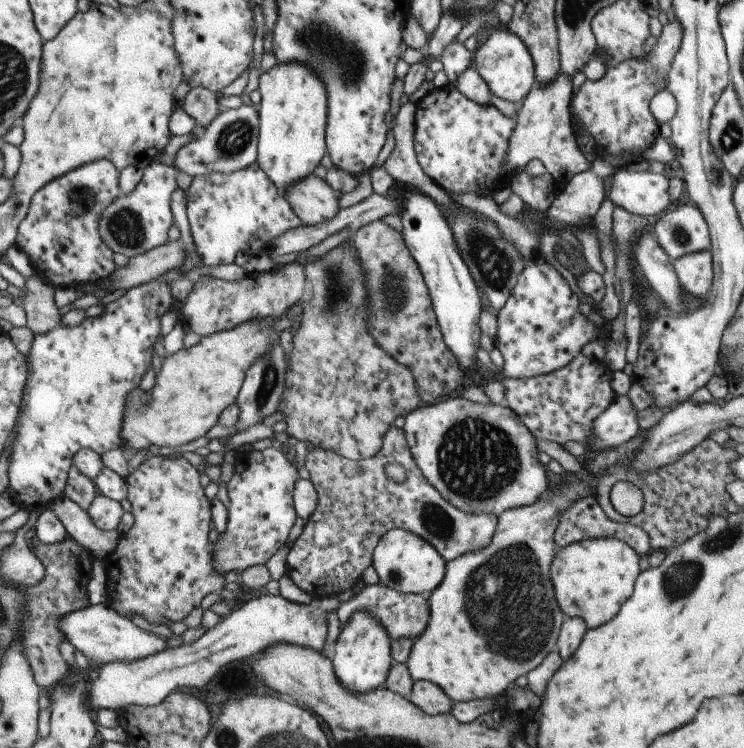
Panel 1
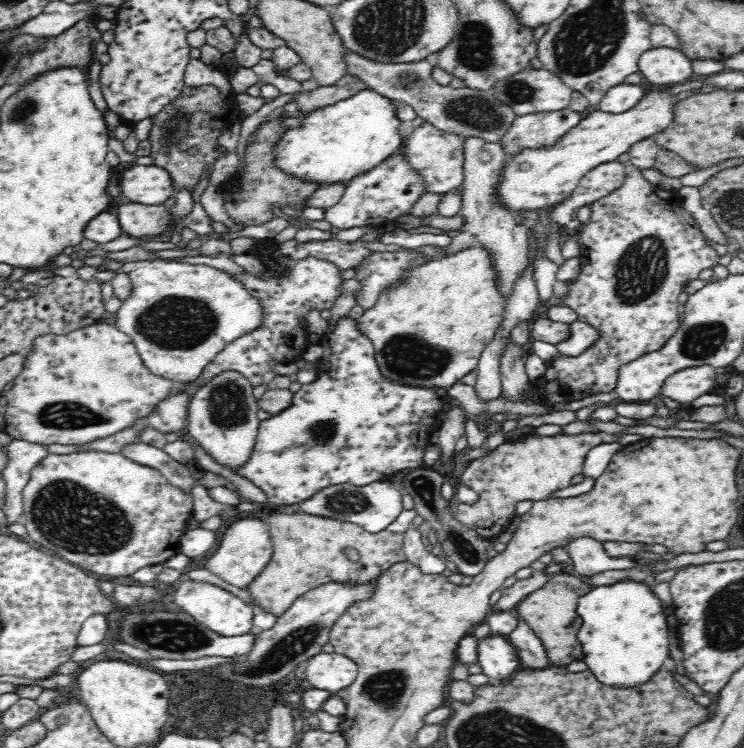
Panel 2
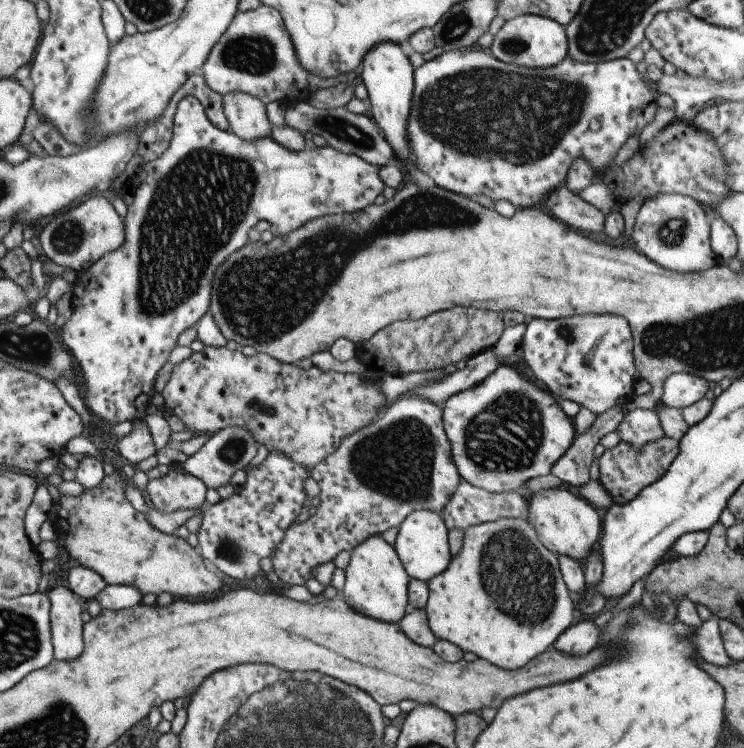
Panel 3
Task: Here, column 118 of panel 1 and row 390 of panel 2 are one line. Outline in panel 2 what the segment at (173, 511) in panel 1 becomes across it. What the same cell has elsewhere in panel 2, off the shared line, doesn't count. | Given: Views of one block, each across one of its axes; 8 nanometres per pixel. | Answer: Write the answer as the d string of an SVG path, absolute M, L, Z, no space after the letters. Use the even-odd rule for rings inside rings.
M625 164L622 186L611 195L596 200L590 209L594 221L577 231L585 247L580 256L580 274L566 283L567 291L560 296L560 305L576 312L576 320L594 327L599 338L580 356L564 356L557 352L545 362L545 372L533 386L547 407L615 390L620 367L643 354L659 350L675 334L681 313L678 296L689 281L699 278L702 270L716 266L719 257L704 242L697 221L683 208L681 196L675 191L655 188L644 178L641 169L632 164Z

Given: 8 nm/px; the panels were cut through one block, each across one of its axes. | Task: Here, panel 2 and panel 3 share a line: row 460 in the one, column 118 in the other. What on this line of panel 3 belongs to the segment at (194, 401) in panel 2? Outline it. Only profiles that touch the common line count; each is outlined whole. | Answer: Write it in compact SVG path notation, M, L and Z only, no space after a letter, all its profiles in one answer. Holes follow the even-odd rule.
M91 194L77 201L76 207L55 216L39 232L39 246L46 258L59 266L85 271L104 254L115 250L124 237L124 223L111 203L99 194Z

